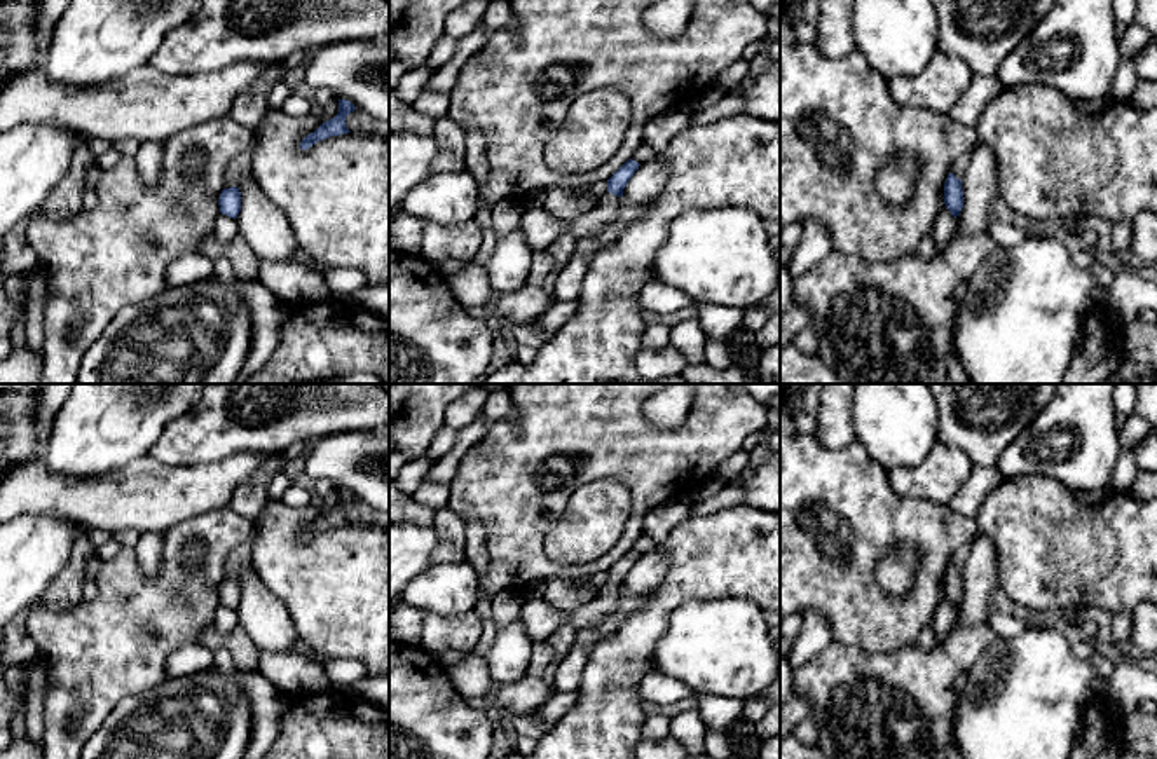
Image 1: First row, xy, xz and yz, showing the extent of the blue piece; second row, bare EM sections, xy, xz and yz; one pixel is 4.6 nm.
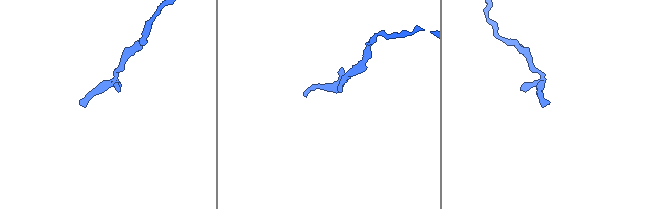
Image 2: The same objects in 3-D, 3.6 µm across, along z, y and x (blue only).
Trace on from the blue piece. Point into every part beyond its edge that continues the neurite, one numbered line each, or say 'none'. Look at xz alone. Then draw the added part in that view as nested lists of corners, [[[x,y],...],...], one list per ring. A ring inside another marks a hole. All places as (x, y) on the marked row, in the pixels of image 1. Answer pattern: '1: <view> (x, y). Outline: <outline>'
1: xz (540, 229). Outline: [[[606,192],[588,213],[571,222],[560,222],[543,208],[525,209],[520,229],[534,255],[546,251],[560,234],[571,234],[576,239],[599,234],[604,227],[616,222],[620,201],[621,197]]]

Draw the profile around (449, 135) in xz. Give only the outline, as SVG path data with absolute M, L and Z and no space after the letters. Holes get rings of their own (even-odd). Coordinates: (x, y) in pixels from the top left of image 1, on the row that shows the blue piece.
M448 115L435 122L438 155L431 162L431 173L455 173L466 169L466 131Z

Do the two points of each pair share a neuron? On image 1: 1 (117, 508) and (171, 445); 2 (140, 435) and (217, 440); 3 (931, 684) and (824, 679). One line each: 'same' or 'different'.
1: different
2: different
3: same

